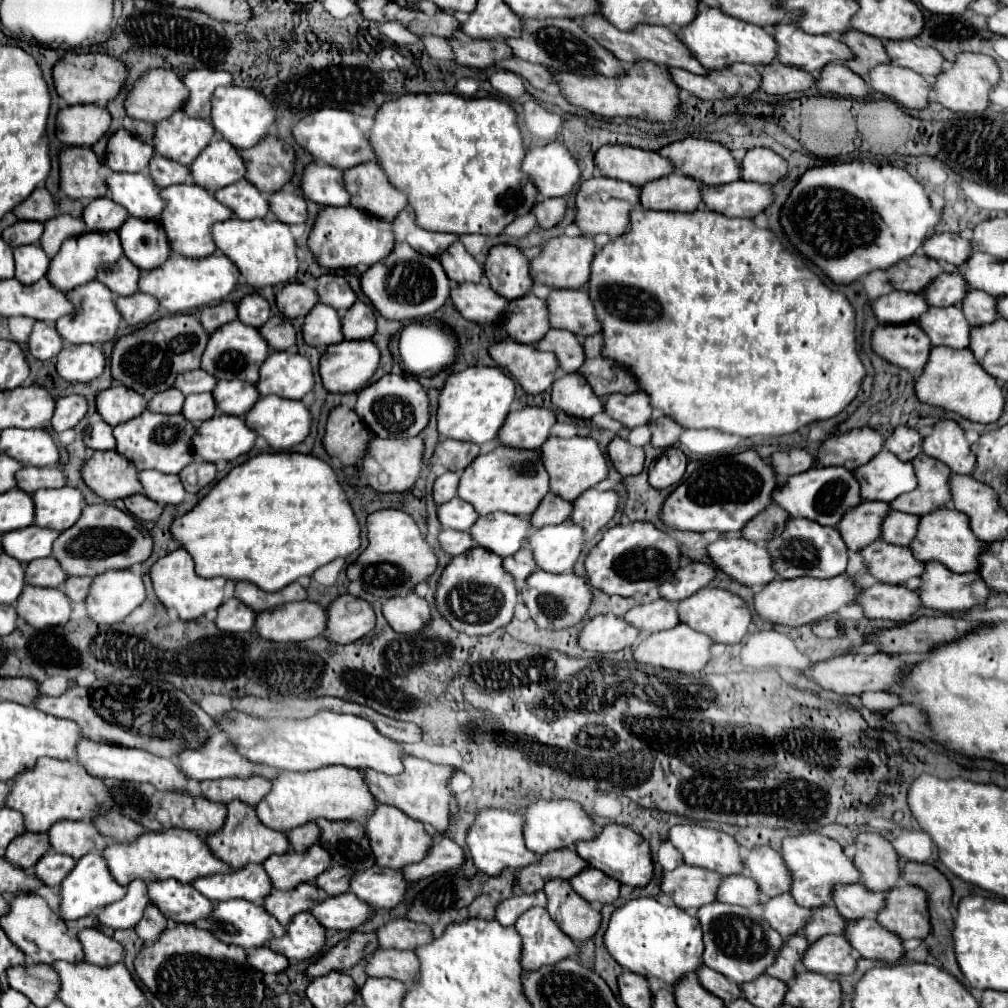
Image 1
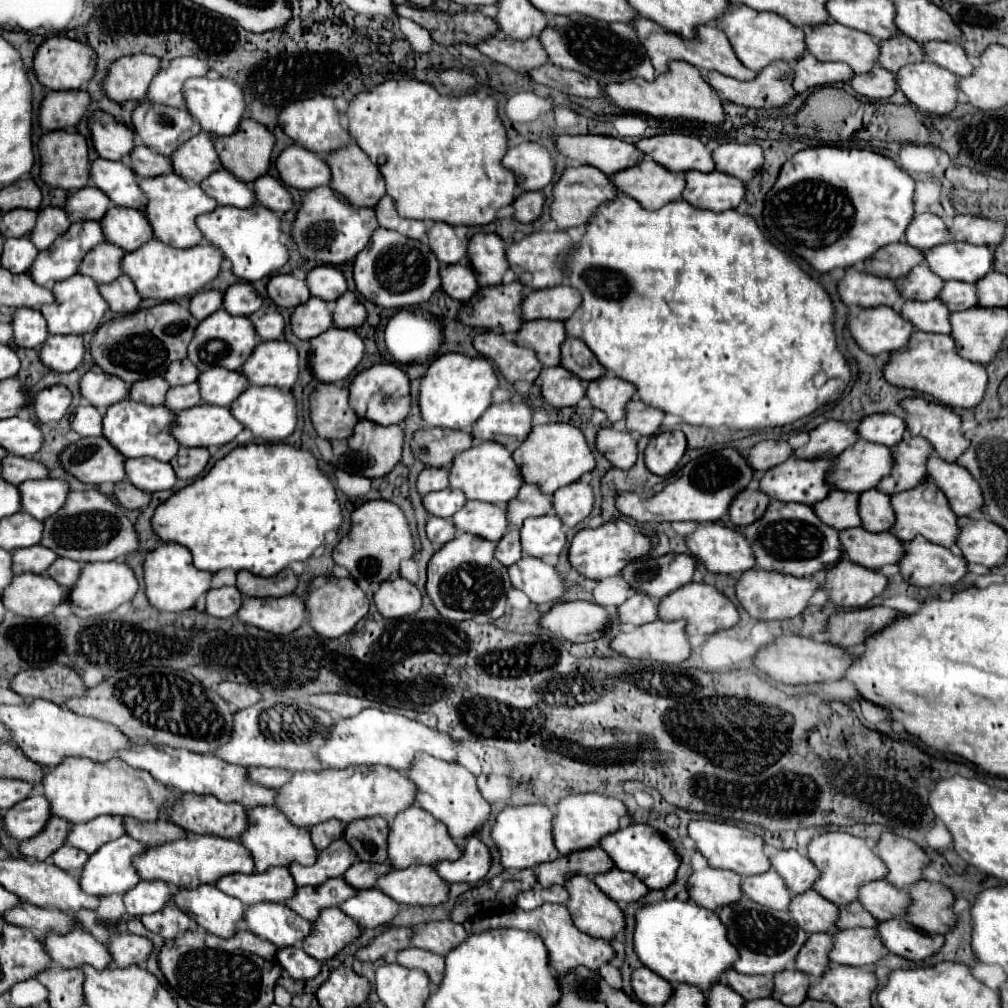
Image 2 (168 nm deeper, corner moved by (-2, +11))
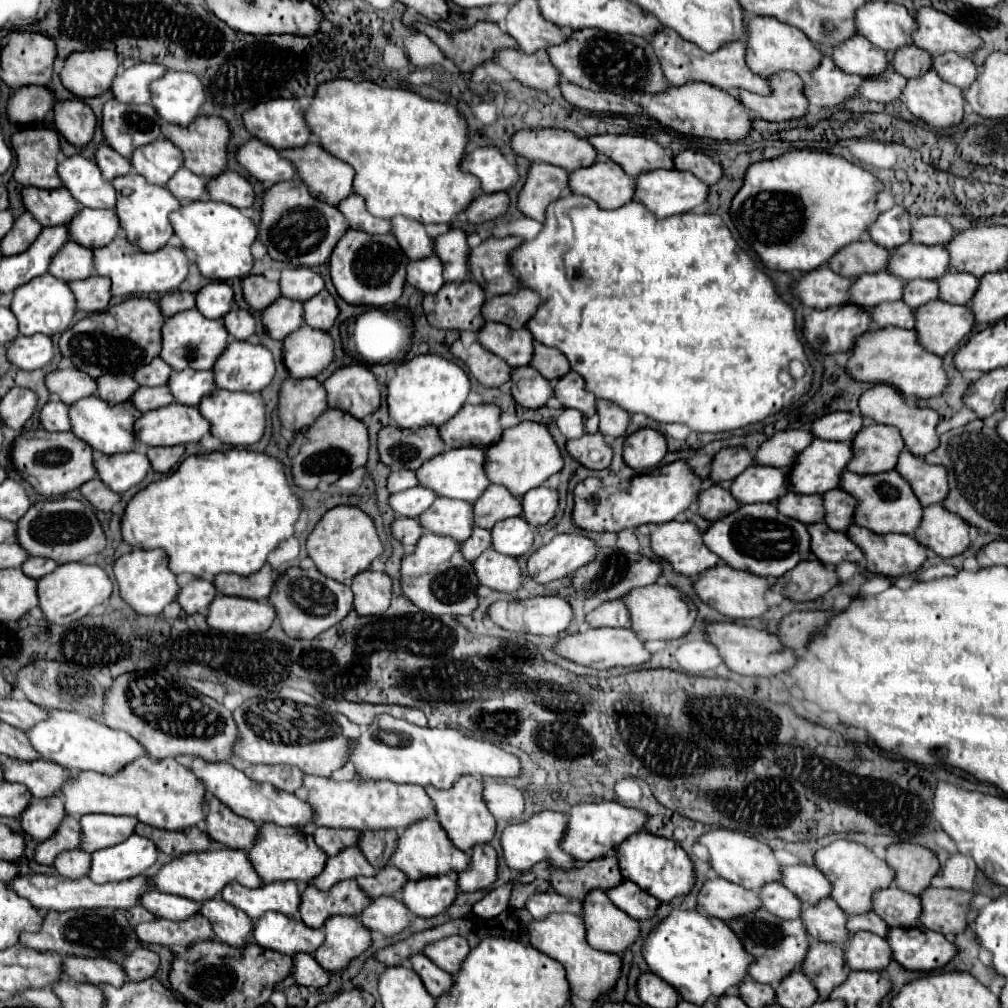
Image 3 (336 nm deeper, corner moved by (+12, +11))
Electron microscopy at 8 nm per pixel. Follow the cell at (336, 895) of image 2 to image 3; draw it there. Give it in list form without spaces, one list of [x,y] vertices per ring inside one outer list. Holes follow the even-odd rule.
[[[354,879],[340,881],[330,891],[318,891],[318,887],[312,887],[310,883],[302,893],[300,919],[308,927],[320,929],[332,915],[360,915],[360,911],[364,911],[368,903],[370,897],[364,895],[364,891],[360,891]]]

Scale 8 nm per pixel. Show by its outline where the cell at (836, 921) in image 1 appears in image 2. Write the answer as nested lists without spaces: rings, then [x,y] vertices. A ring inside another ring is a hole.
[[[858,901],[848,903],[846,907],[838,907],[838,921],[836,929],[848,929],[848,927],[876,927],[876,919],[862,909]]]

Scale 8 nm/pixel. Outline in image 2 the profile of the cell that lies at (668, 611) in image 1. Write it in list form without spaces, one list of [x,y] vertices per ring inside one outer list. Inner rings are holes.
[[[638,591],[618,607],[618,615],[620,615],[622,623],[634,625],[634,627],[652,623],[654,619],[658,619],[658,601],[650,599],[650,595],[646,595],[646,593]]]

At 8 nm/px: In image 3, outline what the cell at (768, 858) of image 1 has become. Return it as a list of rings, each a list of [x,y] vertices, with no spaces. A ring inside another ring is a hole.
[[[814,865],[808,867],[784,867],[782,869],[782,883],[800,897],[804,905],[818,903],[820,899],[830,897],[832,883],[822,875],[820,869]]]

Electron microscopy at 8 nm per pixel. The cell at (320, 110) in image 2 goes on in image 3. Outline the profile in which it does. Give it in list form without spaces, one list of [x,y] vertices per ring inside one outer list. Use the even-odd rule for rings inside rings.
[[[270,99],[244,113],[244,127],[256,139],[274,149],[302,147],[310,141],[310,129],[296,99]]]

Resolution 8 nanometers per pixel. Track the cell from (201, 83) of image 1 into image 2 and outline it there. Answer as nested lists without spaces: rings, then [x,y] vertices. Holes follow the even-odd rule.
[[[178,57],[172,63],[168,63],[168,67],[164,65],[162,71],[154,77],[148,91],[148,99],[170,107],[184,107],[186,105],[182,95],[184,81],[190,77],[206,77],[208,71],[210,65],[202,59]]]

